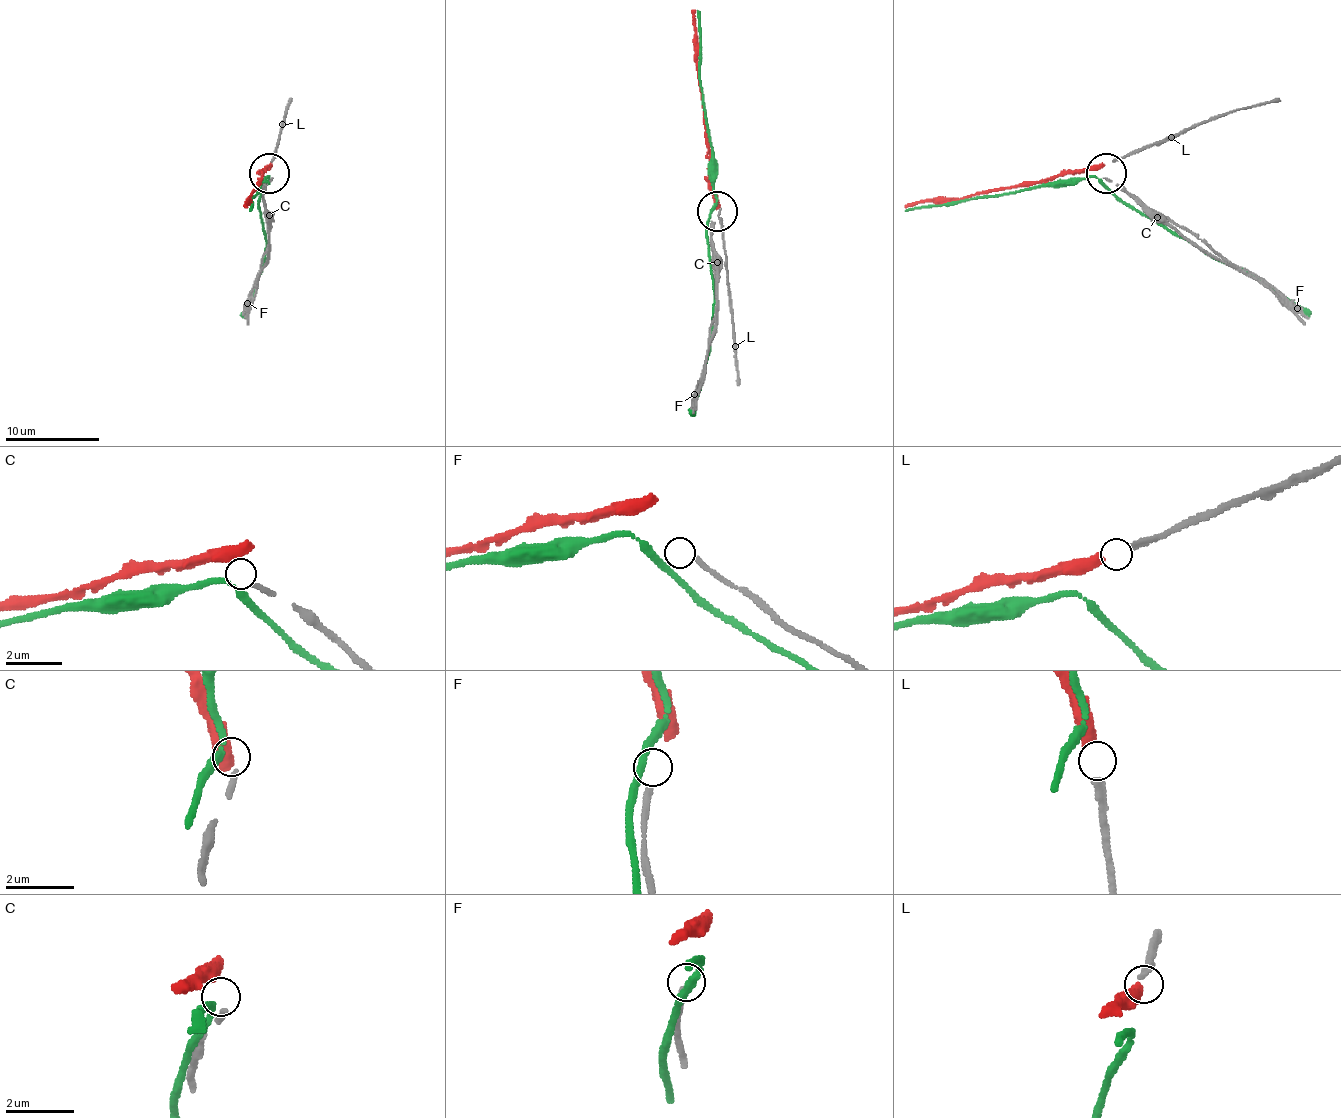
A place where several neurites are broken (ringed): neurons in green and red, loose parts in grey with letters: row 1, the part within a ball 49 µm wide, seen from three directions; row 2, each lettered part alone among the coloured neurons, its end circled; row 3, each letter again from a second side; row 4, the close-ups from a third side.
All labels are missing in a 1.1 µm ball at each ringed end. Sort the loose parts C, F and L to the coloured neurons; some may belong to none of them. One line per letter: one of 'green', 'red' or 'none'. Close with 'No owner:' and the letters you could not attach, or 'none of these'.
C: none
F: none
L: red
No owner: C, F

